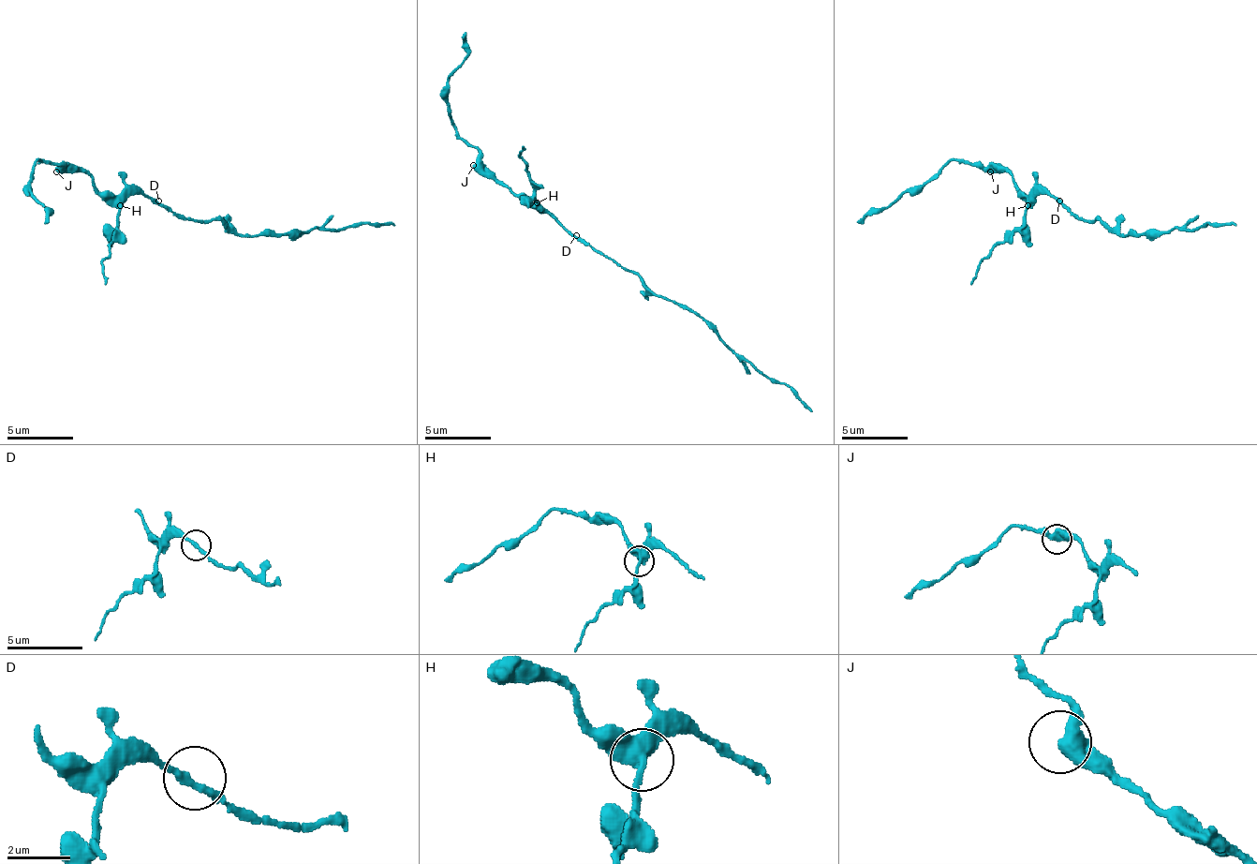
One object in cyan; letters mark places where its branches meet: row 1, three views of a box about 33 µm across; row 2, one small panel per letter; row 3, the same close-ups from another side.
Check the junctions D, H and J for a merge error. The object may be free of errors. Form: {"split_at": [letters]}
{"split_at": ["H"]}

